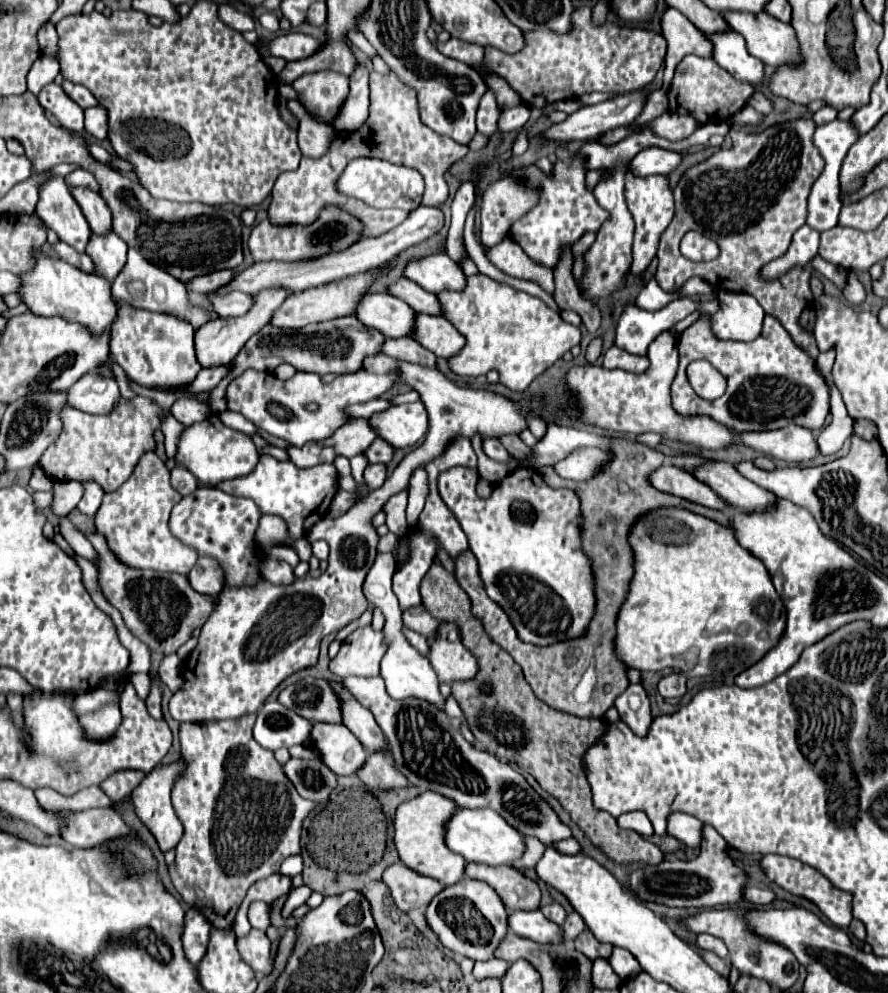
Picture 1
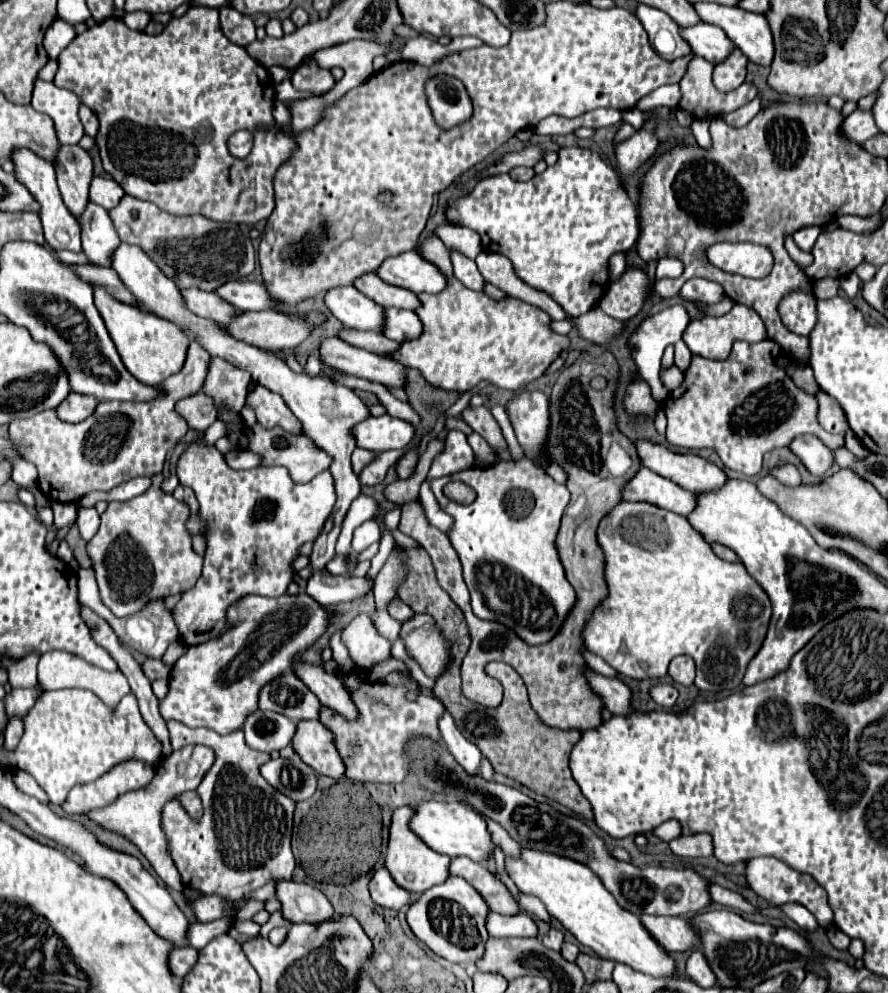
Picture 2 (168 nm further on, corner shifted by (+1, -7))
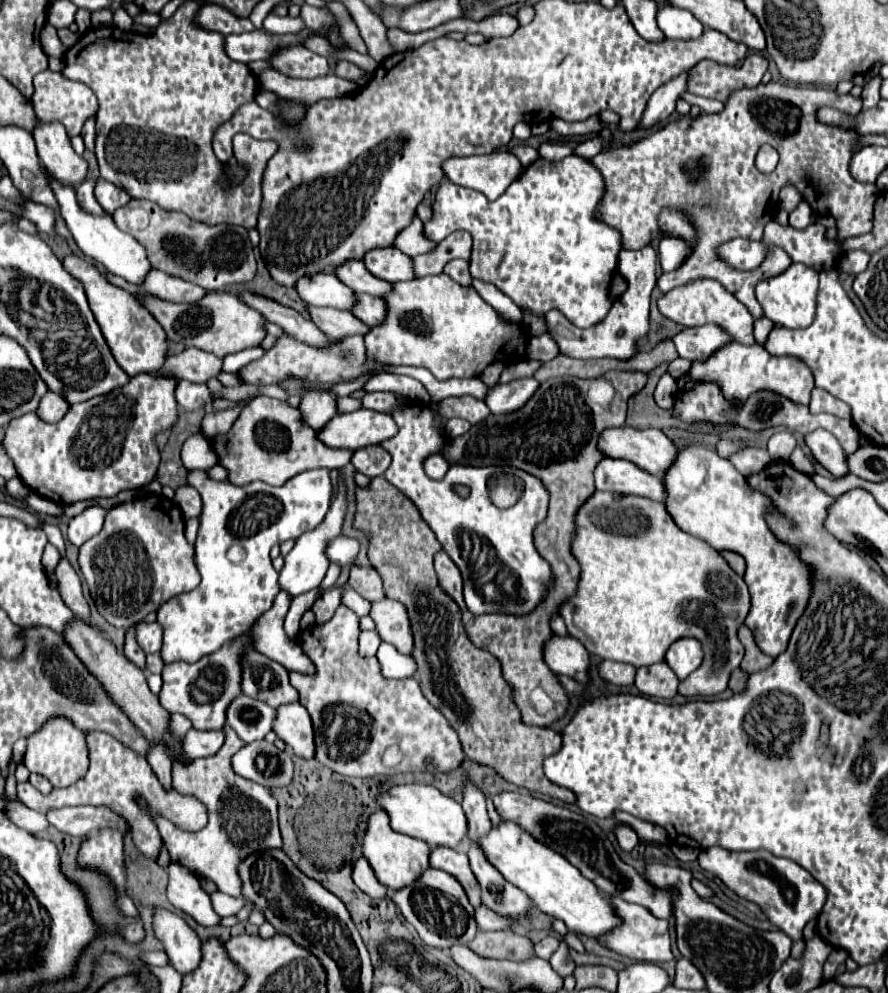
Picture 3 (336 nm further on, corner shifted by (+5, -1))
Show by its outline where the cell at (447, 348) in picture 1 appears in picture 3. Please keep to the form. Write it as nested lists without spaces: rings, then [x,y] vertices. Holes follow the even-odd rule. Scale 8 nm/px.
[[[355,294],[351,314],[367,326],[375,326],[377,322],[381,322],[381,316],[385,316],[385,304],[381,298],[375,298],[371,294]]]

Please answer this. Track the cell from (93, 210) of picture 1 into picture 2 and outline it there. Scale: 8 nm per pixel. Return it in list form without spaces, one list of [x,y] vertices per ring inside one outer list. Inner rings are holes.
[[[61,146],[55,158],[57,182],[65,206],[77,218],[89,204],[89,180],[93,178],[93,162],[81,146]]]

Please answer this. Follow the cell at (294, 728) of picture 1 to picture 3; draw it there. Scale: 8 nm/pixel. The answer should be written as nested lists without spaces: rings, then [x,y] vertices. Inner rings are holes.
[[[239,694],[227,708],[227,724],[243,742],[263,740],[271,730],[275,710],[261,700]]]

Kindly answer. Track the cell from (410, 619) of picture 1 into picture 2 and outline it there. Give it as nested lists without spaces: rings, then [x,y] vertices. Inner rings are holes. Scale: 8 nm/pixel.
[[[395,600],[395,602],[391,602],[391,606],[389,606],[389,614],[391,614],[397,622],[405,622],[405,618],[413,616],[413,610],[411,610],[403,600]]]

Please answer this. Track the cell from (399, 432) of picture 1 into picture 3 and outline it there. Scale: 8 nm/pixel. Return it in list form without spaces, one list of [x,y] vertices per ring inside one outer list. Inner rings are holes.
[[[355,410],[351,414],[337,414],[317,432],[317,438],[329,448],[359,450],[369,444],[379,444],[397,432],[397,424],[385,412]]]

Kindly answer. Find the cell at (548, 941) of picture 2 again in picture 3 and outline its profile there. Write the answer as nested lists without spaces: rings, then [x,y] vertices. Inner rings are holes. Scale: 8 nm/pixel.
[[[547,936],[547,938],[543,938],[539,944],[535,944],[535,954],[537,954],[539,958],[543,958],[543,960],[549,960],[557,948],[559,948],[559,938]]]

